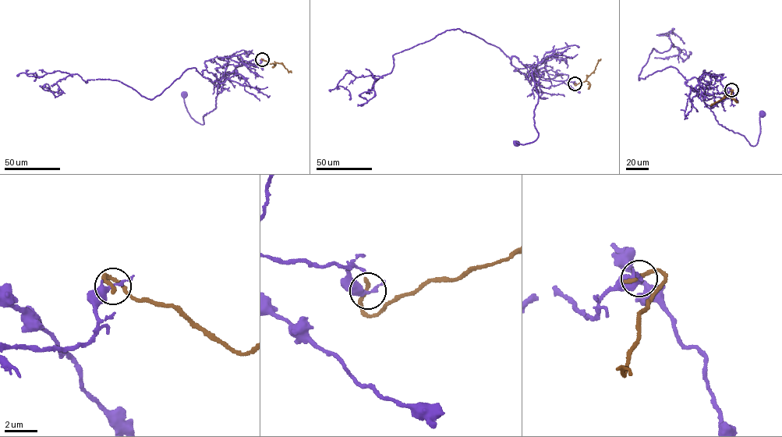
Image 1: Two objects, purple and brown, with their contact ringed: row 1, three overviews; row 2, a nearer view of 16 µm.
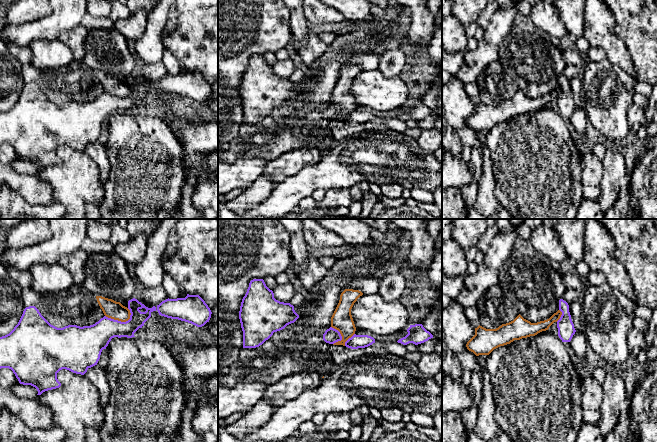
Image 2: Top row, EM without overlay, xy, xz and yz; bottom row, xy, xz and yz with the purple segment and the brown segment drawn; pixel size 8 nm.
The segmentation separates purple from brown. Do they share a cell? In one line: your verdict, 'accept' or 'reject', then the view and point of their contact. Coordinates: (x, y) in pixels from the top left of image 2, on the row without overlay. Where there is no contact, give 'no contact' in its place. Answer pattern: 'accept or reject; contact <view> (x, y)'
reject; contact xy (119, 97)

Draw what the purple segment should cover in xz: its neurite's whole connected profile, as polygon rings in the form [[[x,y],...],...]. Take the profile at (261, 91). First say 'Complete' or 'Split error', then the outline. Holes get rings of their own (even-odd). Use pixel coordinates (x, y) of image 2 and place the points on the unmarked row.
Complete. [[[253,55],[242,75],[239,95],[243,107],[243,124],[256,124],[268,116],[274,108],[284,105],[287,101],[294,99],[299,94],[294,82],[274,74],[263,55]]]

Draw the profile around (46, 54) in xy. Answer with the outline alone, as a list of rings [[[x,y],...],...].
[[[34,40],[29,45],[32,51],[31,65],[36,68],[54,69],[74,61],[72,51],[60,40]]]

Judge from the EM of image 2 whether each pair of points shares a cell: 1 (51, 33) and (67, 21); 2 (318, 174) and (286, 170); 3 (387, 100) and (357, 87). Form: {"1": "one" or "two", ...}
{"1": "one", "2": "two", "3": "one"}

